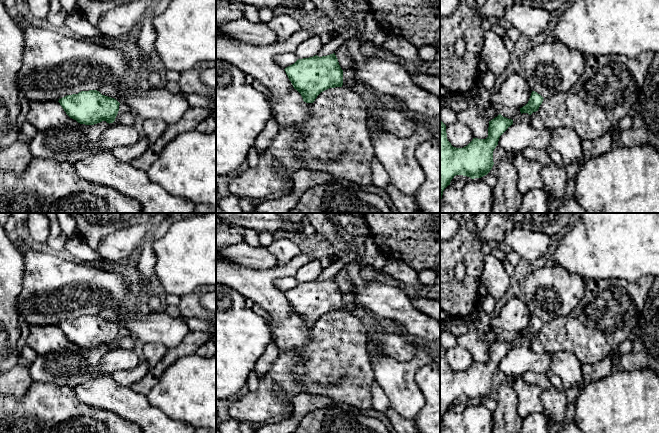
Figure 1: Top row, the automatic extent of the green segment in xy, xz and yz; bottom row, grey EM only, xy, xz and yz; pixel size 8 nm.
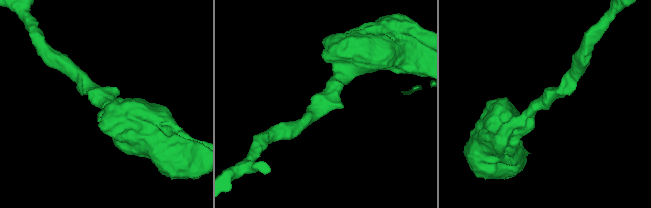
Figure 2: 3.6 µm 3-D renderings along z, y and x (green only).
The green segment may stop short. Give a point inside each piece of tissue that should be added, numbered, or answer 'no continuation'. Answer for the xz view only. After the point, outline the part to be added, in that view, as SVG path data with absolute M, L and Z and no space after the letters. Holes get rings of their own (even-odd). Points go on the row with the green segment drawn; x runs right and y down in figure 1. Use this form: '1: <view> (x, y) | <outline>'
no continuation

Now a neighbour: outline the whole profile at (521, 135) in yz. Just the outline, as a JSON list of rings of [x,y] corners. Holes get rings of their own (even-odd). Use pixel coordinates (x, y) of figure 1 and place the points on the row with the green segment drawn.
[[[520,120],[500,136],[498,146],[507,155],[522,152],[526,148],[549,150],[551,132],[552,128],[535,129],[529,122]]]

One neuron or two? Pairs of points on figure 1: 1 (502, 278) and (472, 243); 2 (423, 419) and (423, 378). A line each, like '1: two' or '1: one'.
1: two
2: one

